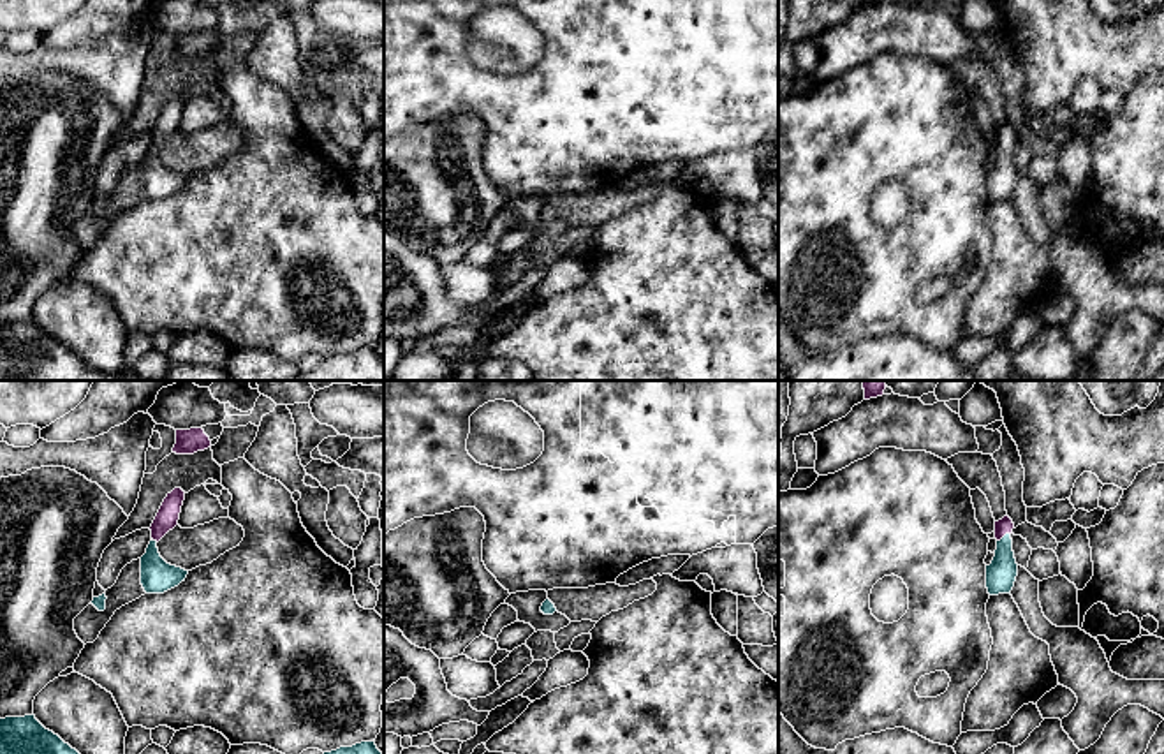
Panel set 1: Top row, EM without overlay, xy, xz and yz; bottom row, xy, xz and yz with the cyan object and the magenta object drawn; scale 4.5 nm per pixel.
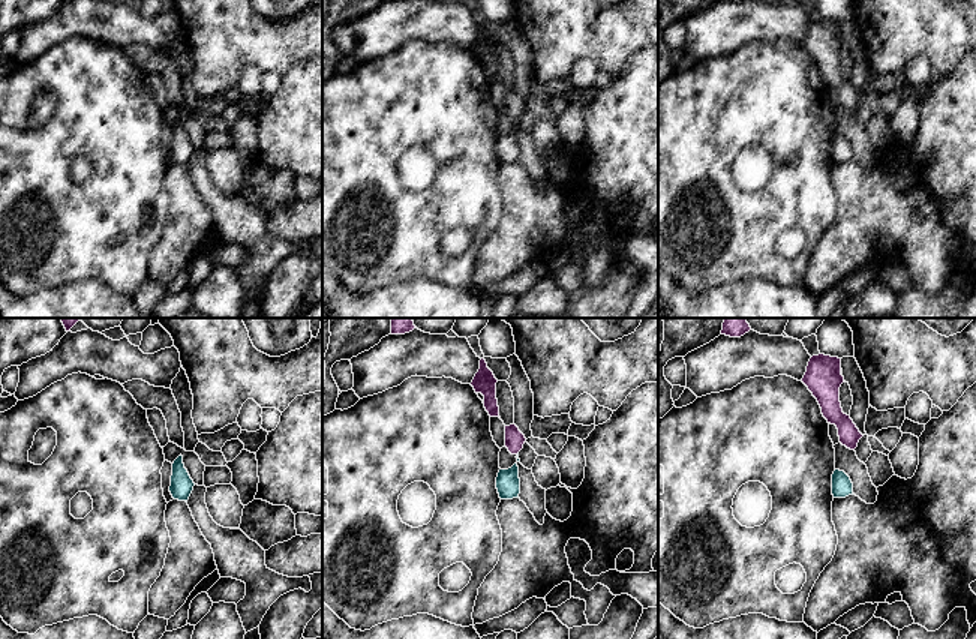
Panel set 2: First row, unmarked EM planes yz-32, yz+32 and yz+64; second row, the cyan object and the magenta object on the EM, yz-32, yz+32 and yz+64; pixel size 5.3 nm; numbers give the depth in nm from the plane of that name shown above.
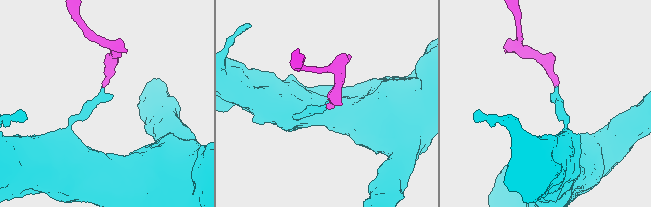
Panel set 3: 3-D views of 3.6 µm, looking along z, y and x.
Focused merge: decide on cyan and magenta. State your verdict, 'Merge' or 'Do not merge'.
Merge

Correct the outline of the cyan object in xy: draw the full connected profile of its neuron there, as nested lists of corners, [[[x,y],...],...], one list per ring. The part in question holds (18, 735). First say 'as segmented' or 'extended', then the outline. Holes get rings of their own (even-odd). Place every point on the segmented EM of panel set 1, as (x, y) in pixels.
as segmented; [[[35,715],[0,719],[0,754],[79,754]]]

